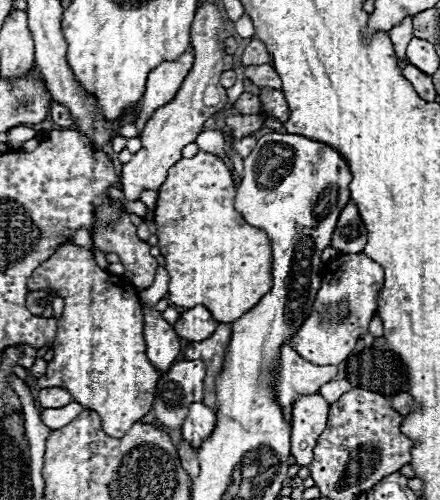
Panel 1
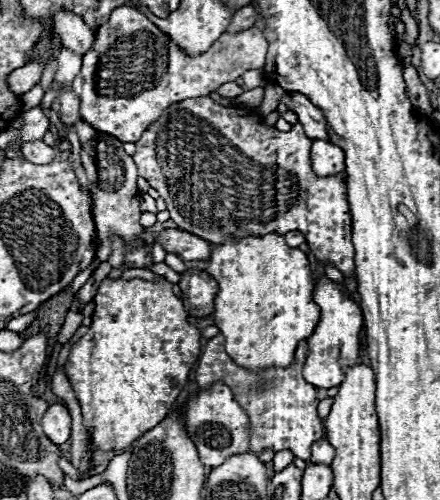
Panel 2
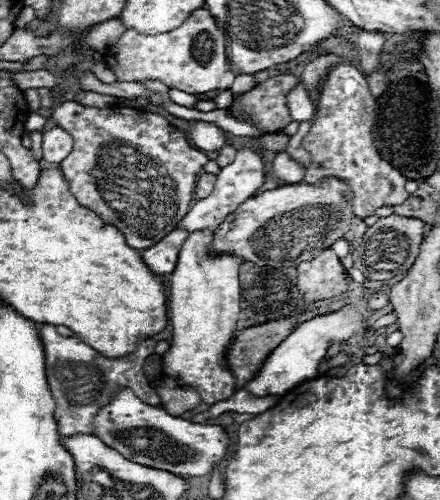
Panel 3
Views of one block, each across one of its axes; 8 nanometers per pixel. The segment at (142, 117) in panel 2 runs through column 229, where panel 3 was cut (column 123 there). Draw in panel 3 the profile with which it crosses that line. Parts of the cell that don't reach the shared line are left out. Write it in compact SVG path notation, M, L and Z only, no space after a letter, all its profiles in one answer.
M200 8L196 12L190 14L190 18L170 30L170 32L162 32L162 34L154 34L154 36L144 36L138 34L136 30L126 30L122 34L122 38L112 44L110 48L106 48L104 52L104 62L106 66L112 70L112 74L116 76L116 82L142 82L142 80L158 80L168 88L176 88L188 94L204 94L210 90L226 90L232 86L236 74L232 70L232 64L226 56L226 46L224 46L224 32L216 26L216 20L212 18L212 14L206 8Z

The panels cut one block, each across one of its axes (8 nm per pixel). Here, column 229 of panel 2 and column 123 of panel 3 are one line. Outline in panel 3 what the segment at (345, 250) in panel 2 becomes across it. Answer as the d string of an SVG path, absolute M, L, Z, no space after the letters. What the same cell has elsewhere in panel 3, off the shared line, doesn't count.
M62 102L52 120L62 126L74 140L74 148L60 168L70 182L70 190L76 200L96 212L106 224L116 226L130 248L144 250L162 240L190 210L194 200L194 188L204 172L208 158L188 144L186 134L168 124L160 114L140 112L134 108L88 108L76 102Z

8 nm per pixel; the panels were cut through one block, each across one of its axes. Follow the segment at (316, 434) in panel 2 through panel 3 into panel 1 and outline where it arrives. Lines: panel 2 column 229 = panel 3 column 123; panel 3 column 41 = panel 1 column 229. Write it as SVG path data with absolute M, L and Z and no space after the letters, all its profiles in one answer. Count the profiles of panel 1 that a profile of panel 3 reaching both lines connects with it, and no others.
M220 324L216 332L202 342L190 342L184 348L184 360L202 360L206 364L206 380L204 380L204 404L214 408L216 406L216 392L214 392L214 378L220 374L224 364L224 354L230 342L230 326Z

